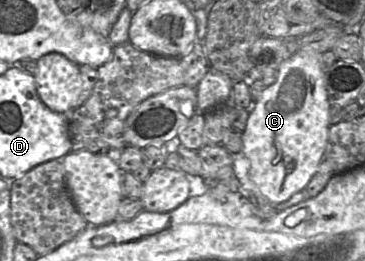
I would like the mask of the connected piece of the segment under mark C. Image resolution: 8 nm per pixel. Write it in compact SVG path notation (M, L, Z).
M298 51L278 67L276 82L265 87L253 102L245 130L241 134L242 154L249 161L249 178L271 204L288 200L305 189L324 159L329 129L329 103L324 85L324 71L320 67L322 53Z

